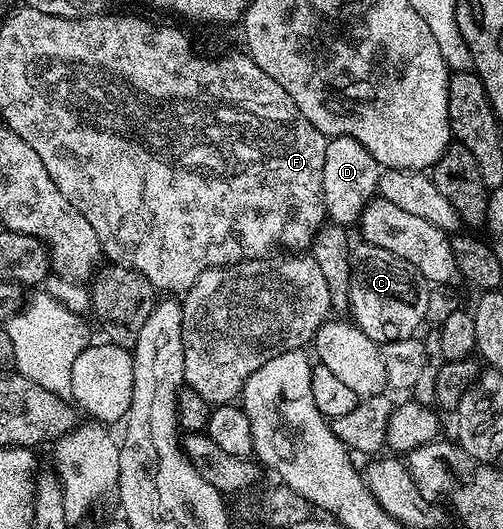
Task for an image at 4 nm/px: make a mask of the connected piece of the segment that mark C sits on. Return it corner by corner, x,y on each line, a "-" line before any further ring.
359,245
351,247
352,267
350,268
348,310
353,323
377,344
411,337
416,332
415,329
423,325
429,296
429,283
424,281
422,275
413,266
406,264
406,260
394,256
394,252
386,252
386,248
377,246

